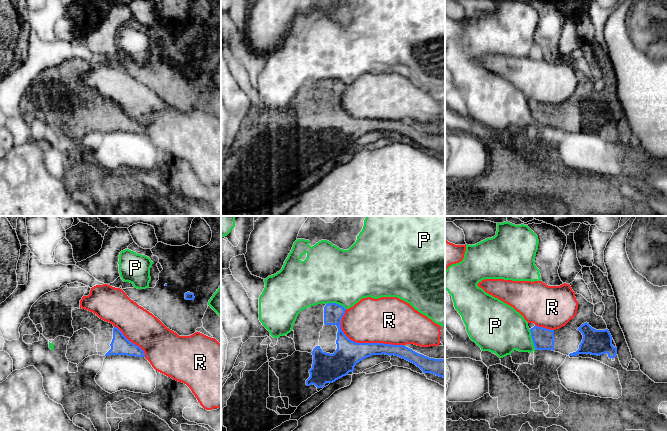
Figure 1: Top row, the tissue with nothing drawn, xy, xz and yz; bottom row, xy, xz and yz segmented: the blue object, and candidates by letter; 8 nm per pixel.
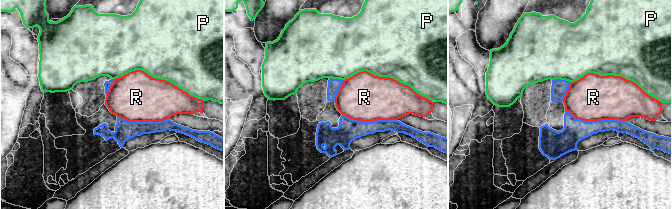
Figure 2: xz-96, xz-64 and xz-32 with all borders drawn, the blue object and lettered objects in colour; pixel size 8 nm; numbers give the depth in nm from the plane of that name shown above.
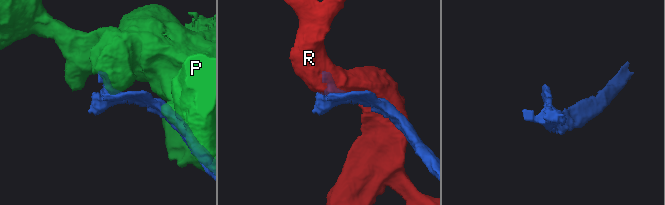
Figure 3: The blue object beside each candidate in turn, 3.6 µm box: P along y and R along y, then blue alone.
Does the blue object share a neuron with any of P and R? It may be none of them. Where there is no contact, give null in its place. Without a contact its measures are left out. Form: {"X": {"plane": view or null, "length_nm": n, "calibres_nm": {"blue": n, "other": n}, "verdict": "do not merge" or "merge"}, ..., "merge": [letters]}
{"P": {"plane": "yz", "length_nm": 180, "calibres_nm": {"blue": 180, "other": 360}, "verdict": "do not merge"}, "R": {"plane": "xz", "length_nm": 550, "calibres_nm": {"blue": 200, "other": 360}, "verdict": "do not merge"}, "merge": []}

